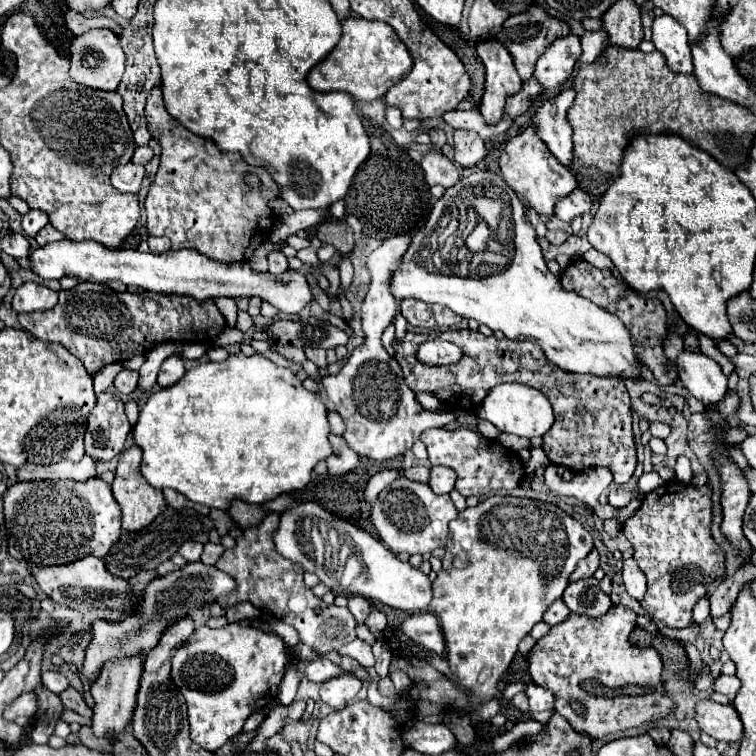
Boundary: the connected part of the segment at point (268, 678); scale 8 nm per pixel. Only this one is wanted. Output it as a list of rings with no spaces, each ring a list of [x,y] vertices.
[[[240,624],[194,630],[192,638],[174,652],[170,670],[170,680],[188,704],[190,738],[204,750],[214,752],[238,736],[254,710],[264,710],[276,700],[286,662],[286,644],[276,634]]]

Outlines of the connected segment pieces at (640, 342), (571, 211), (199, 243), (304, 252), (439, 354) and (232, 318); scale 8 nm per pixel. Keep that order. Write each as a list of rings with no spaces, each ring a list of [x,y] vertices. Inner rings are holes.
[[[576,260],[572,262],[562,274],[560,274],[560,282],[564,286],[564,290],[572,290],[588,300],[592,300],[594,304],[598,304],[604,310],[610,310],[612,314],[616,314],[630,330],[634,344],[636,344],[636,354],[640,358],[640,362],[648,368],[652,368],[654,376],[660,384],[668,386],[674,384],[678,380],[678,372],[676,372],[676,364],[670,362],[664,356],[662,350],[662,342],[666,338],[666,310],[662,306],[660,300],[656,298],[642,298],[638,296],[626,282],[618,280],[612,276],[610,270],[600,270],[594,268],[592,264],[584,262],[584,260]]]
[[[576,188],[576,190],[572,190],[566,198],[558,198],[556,208],[554,208],[554,214],[556,214],[560,220],[570,222],[574,216],[584,214],[584,212],[588,212],[590,208],[592,208],[592,198],[590,198],[584,190]]]
[[[156,86],[148,96],[144,114],[146,114],[148,130],[162,146],[160,168],[148,188],[148,196],[144,202],[148,214],[148,222],[146,222],[148,234],[170,238],[172,250],[192,248],[218,262],[248,262],[254,250],[268,240],[274,226],[274,212],[268,206],[268,202],[280,194],[272,176],[264,168],[254,168],[246,164],[242,156],[236,152],[224,152],[222,156],[222,152],[212,140],[196,136],[194,132],[184,128],[178,120],[174,120],[164,108],[160,86]],[[244,174],[256,174],[260,178],[260,188],[250,188],[244,182]]]
[[[314,236],[310,239],[310,246],[298,251],[296,256],[306,265],[317,266],[320,264],[320,260],[317,257],[317,251],[321,244],[320,240]]]
[[[440,338],[436,340],[428,340],[422,344],[422,350],[418,352],[418,360],[422,360],[424,364],[454,364],[462,358],[462,350],[452,344],[452,342],[444,342]]]
[[[216,298],[214,302],[216,302],[218,310],[224,314],[224,318],[226,318],[226,322],[228,322],[228,326],[230,326],[230,328],[234,328],[234,324],[236,324],[236,312],[238,312],[236,302],[234,302],[232,298]]]

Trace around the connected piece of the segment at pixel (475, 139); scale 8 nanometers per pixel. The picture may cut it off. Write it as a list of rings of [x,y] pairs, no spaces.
[[[456,130],[454,132],[454,150],[456,150],[456,162],[462,164],[462,168],[476,166],[486,156],[484,140],[474,130]]]

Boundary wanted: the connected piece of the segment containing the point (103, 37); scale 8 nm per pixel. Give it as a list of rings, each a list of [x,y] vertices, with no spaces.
[[[108,28],[88,30],[82,36],[76,36],[70,44],[70,76],[86,86],[98,90],[116,90],[124,74],[124,52],[118,42],[118,36]]]

